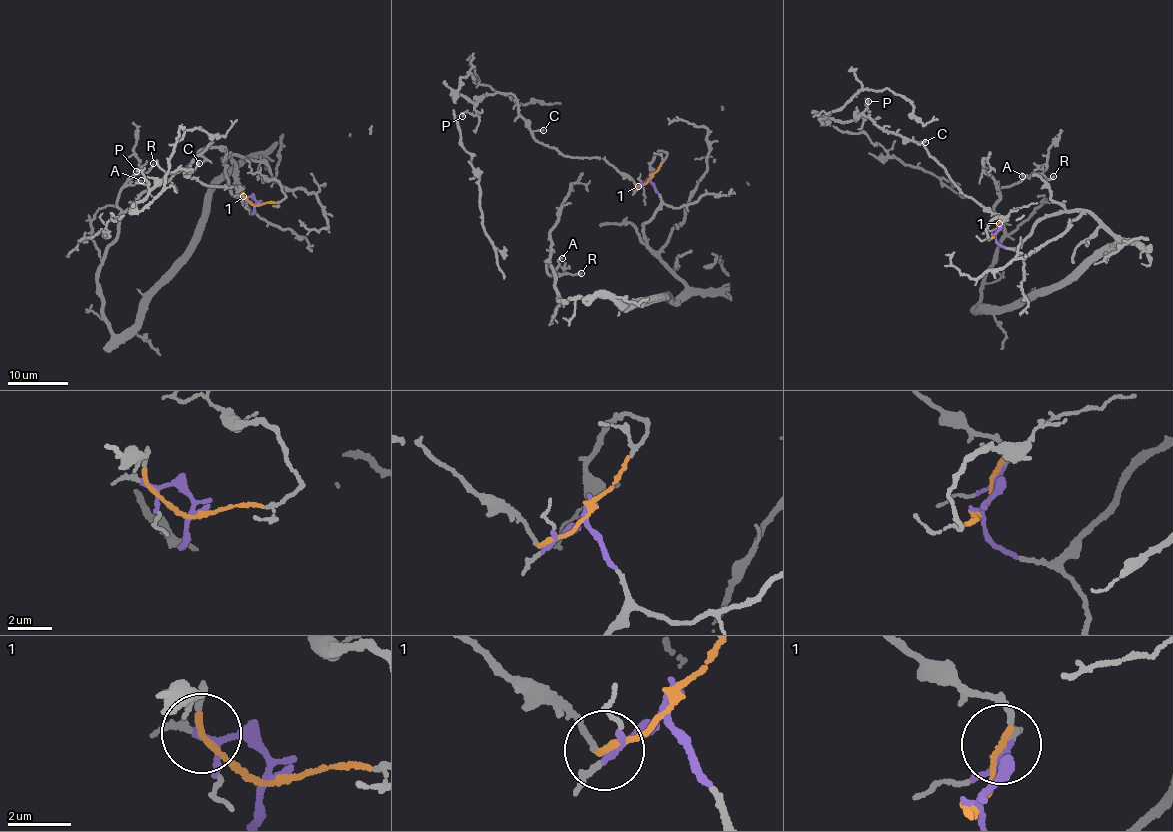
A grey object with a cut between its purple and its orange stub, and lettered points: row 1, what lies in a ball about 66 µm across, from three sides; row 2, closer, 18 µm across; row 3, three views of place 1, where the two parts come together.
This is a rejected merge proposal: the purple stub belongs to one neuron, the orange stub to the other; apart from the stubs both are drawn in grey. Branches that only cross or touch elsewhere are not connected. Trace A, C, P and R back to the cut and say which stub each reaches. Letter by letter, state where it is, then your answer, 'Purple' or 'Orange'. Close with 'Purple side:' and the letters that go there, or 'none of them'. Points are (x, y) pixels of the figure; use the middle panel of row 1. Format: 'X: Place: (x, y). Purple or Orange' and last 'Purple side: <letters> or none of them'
A: Place: (562, 258). Purple
C: Place: (543, 130). Orange
P: Place: (462, 116). Orange
R: Place: (581, 273). Purple
Purple side: A, R

